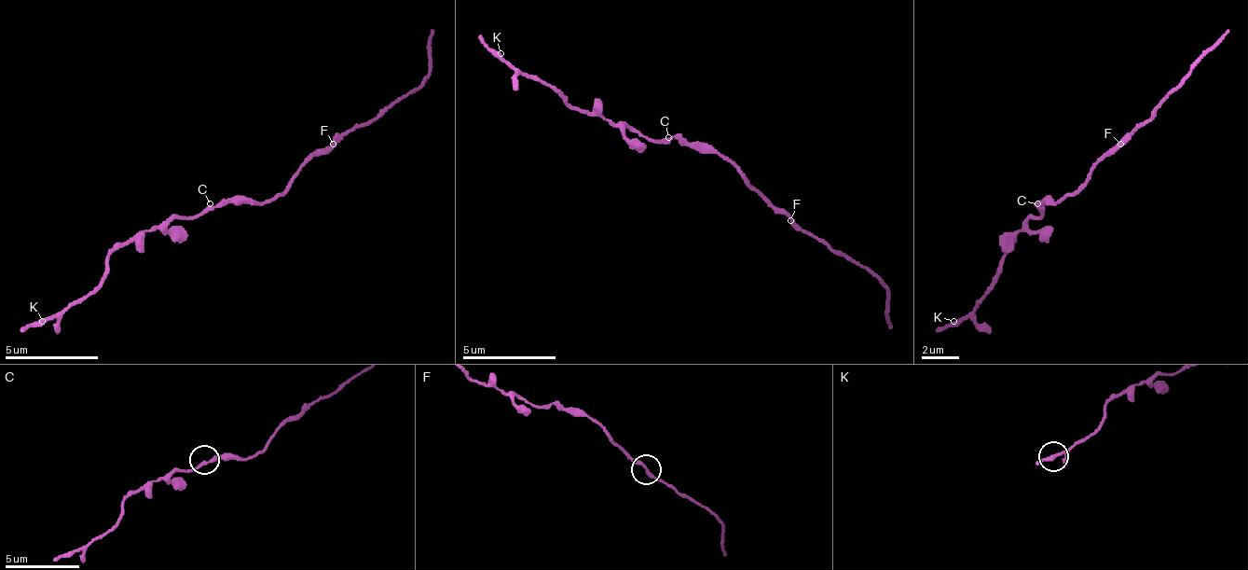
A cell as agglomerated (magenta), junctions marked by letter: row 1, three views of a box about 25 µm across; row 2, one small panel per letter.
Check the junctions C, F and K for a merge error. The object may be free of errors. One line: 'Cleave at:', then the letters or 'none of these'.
Cleave at: none of these

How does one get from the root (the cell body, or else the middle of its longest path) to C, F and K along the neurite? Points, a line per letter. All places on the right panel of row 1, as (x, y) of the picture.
C: (1051, 203), (1037, 203)
F: (1051, 203), (1061, 203), (1099, 161), (1122, 143)
K: (1051, 203), (1037, 208), (1042, 213), (1014, 236), (991, 287), (953, 321)

